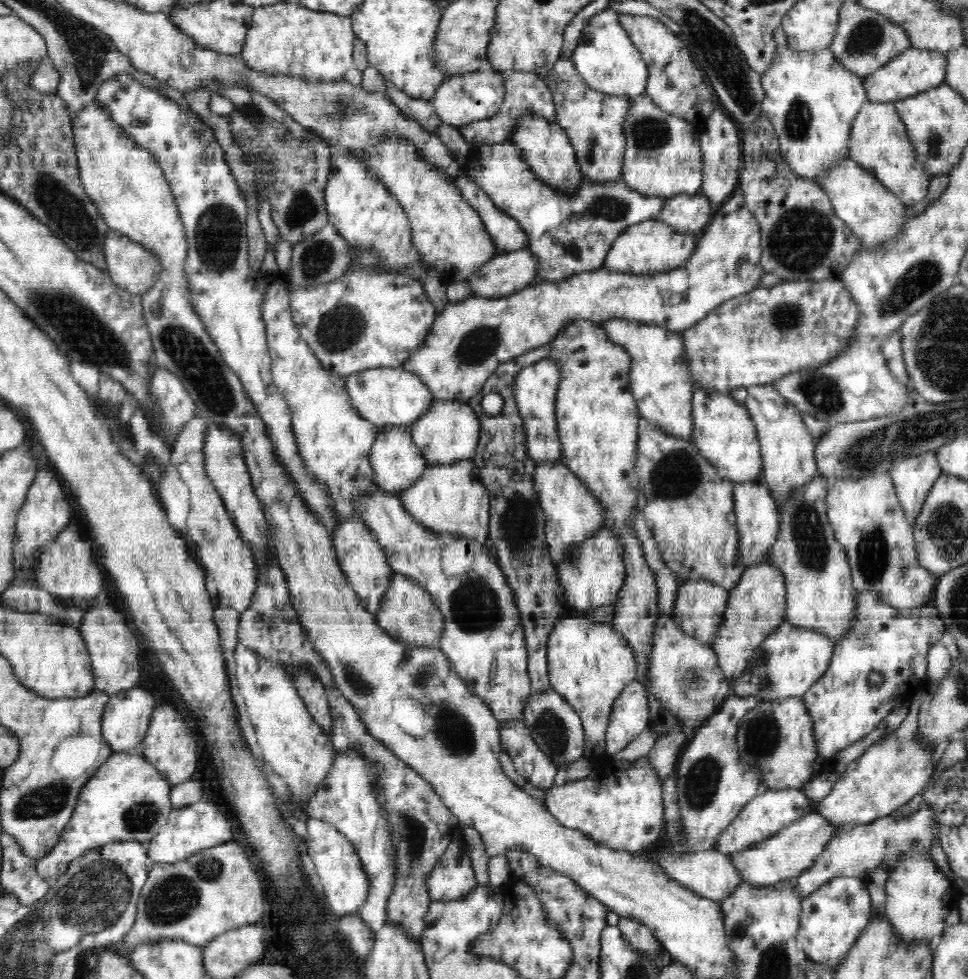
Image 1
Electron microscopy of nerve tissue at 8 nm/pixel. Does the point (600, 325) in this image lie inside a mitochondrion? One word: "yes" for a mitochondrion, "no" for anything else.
no

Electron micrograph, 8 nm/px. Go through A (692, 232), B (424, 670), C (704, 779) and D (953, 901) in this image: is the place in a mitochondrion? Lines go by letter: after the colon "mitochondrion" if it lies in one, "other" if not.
A: other
B: mitochondrion
C: mitochondrion
D: other

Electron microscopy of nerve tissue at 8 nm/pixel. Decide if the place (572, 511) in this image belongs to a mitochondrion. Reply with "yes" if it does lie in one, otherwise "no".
no

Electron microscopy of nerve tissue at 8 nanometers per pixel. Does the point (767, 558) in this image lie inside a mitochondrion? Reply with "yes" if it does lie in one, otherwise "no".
no

